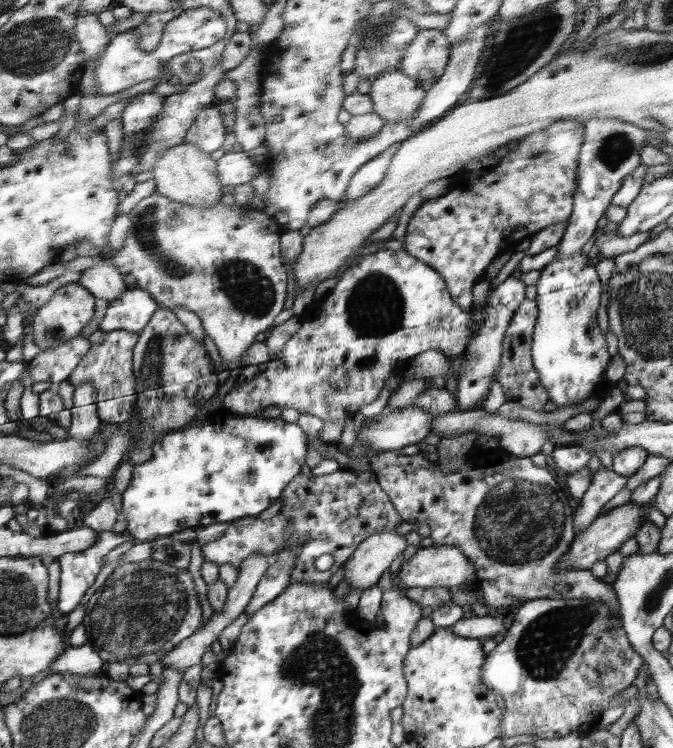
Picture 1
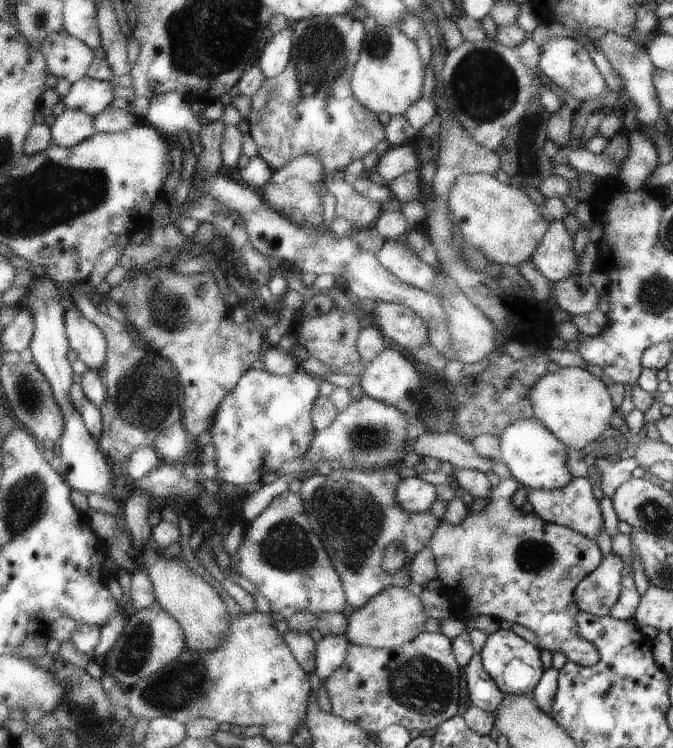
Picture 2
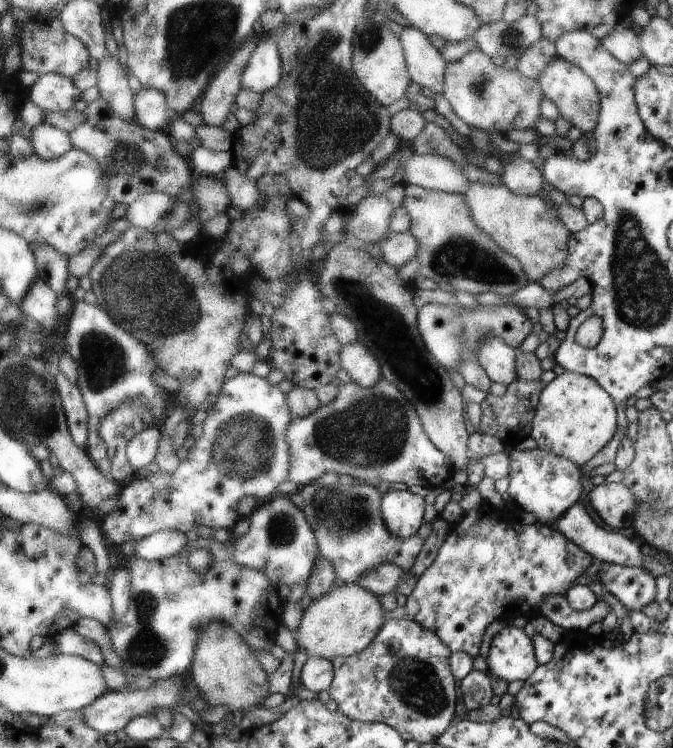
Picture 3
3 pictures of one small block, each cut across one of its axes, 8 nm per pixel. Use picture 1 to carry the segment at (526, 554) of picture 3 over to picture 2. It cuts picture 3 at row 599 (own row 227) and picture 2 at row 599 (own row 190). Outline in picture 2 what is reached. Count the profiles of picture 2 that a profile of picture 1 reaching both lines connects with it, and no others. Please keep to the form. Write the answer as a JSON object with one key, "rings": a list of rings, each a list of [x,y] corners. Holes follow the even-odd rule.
{"rings":[[[516,479],[501,480],[498,486],[492,488],[484,509],[478,512],[469,510],[460,524],[441,521],[428,546],[437,563],[441,590],[444,590],[455,618],[467,622],[472,616],[488,614],[499,622],[506,620],[525,626],[539,636],[540,650],[546,649],[552,654],[563,650],[568,661],[574,661],[583,667],[594,666],[599,661],[599,652],[591,642],[578,634],[577,618],[580,610],[575,589],[584,577],[592,574],[602,564],[602,550],[596,541],[586,535],[558,523],[546,522],[539,515],[525,513],[522,508],[514,506],[511,492],[518,490],[520,486]],[[447,588],[452,588],[454,594],[448,595]]]}

